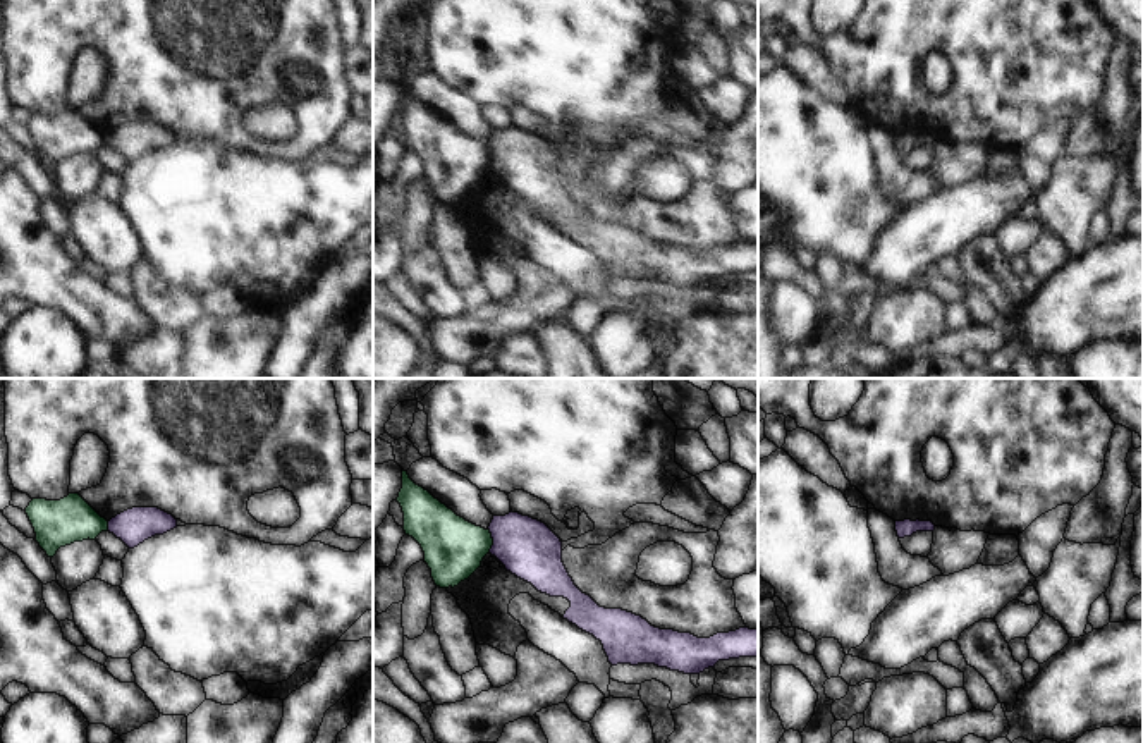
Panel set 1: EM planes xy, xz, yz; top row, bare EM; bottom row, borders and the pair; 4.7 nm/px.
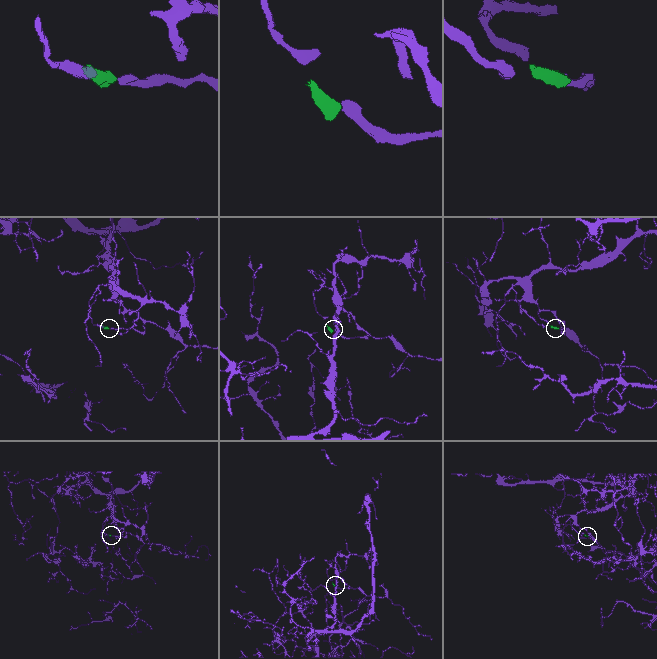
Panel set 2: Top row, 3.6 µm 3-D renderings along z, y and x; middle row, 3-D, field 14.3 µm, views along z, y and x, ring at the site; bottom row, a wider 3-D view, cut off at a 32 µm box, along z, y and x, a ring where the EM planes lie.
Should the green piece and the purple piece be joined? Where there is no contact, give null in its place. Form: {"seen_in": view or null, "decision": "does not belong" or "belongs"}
{"seen_in": "xz", "decision": "does not belong"}

